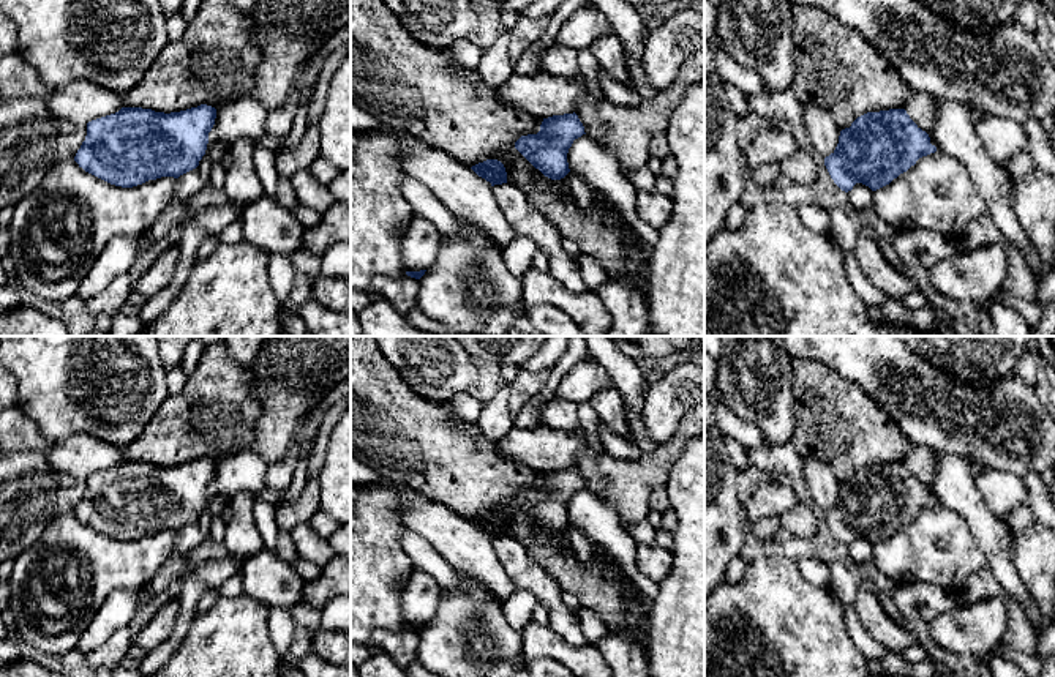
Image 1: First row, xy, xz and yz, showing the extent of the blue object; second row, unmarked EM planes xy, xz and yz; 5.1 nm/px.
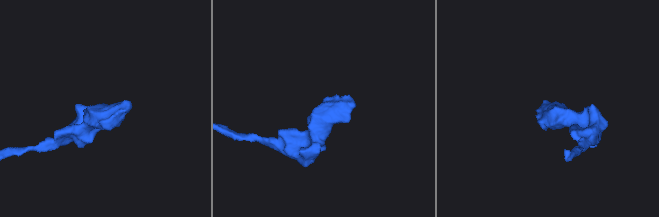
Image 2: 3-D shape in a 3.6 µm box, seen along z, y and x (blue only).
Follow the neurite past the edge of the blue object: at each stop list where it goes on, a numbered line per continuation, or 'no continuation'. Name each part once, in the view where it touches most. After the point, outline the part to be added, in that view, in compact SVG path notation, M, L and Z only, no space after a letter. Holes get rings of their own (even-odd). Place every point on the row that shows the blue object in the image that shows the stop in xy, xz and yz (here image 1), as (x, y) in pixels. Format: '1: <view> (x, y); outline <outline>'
no continuation

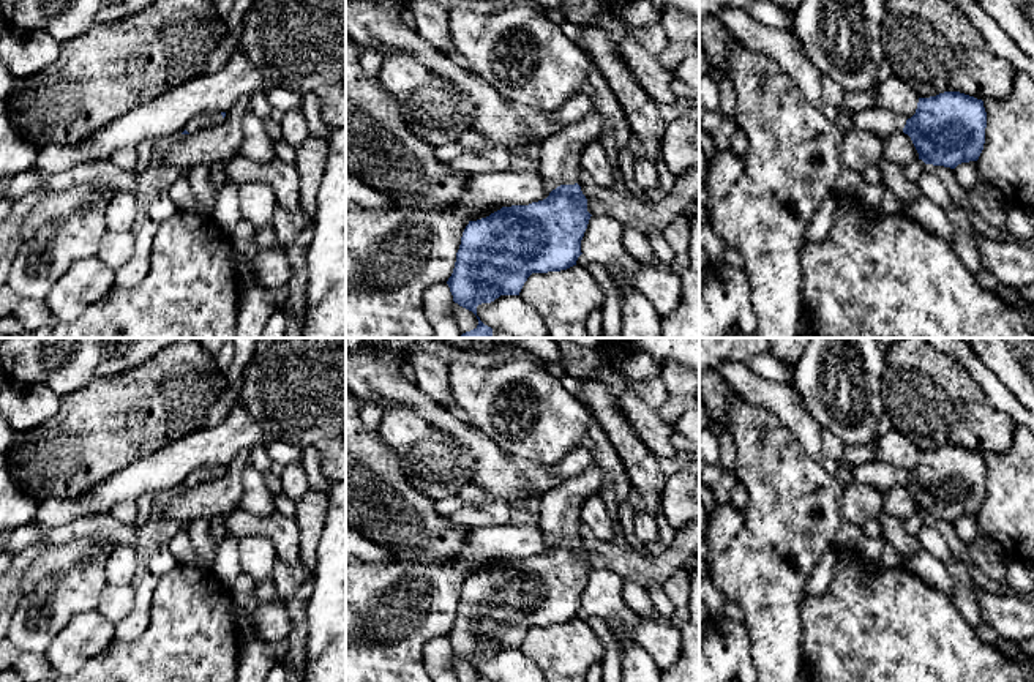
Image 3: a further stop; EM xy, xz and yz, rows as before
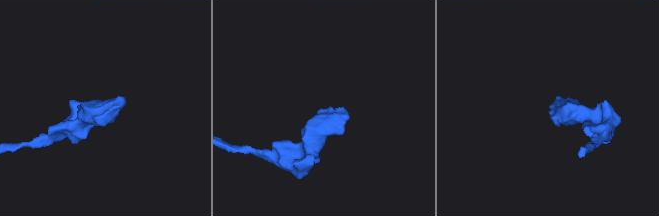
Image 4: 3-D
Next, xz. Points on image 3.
1: xz (559, 160); outline M594 111L543 139L538 170L548 189L578 182L581 153L590 142L600 141L601 133L603 117Z

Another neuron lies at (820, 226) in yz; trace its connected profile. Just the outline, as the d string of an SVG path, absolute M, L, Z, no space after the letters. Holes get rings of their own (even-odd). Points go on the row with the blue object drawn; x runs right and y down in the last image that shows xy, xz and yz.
M832 194L819 204L816 213L810 219L805 230L807 242L824 242L829 237L834 226L835 210L837 194Z

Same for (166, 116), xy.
M242 49L216 73L194 77L111 120L90 136L84 163L107 161L118 150L136 148L145 139L178 136L199 114L229 112L240 98L264 92L264 79Z

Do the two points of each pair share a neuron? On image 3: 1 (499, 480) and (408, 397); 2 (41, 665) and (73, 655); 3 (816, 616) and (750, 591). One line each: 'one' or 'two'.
1: one
2: two
3: two

